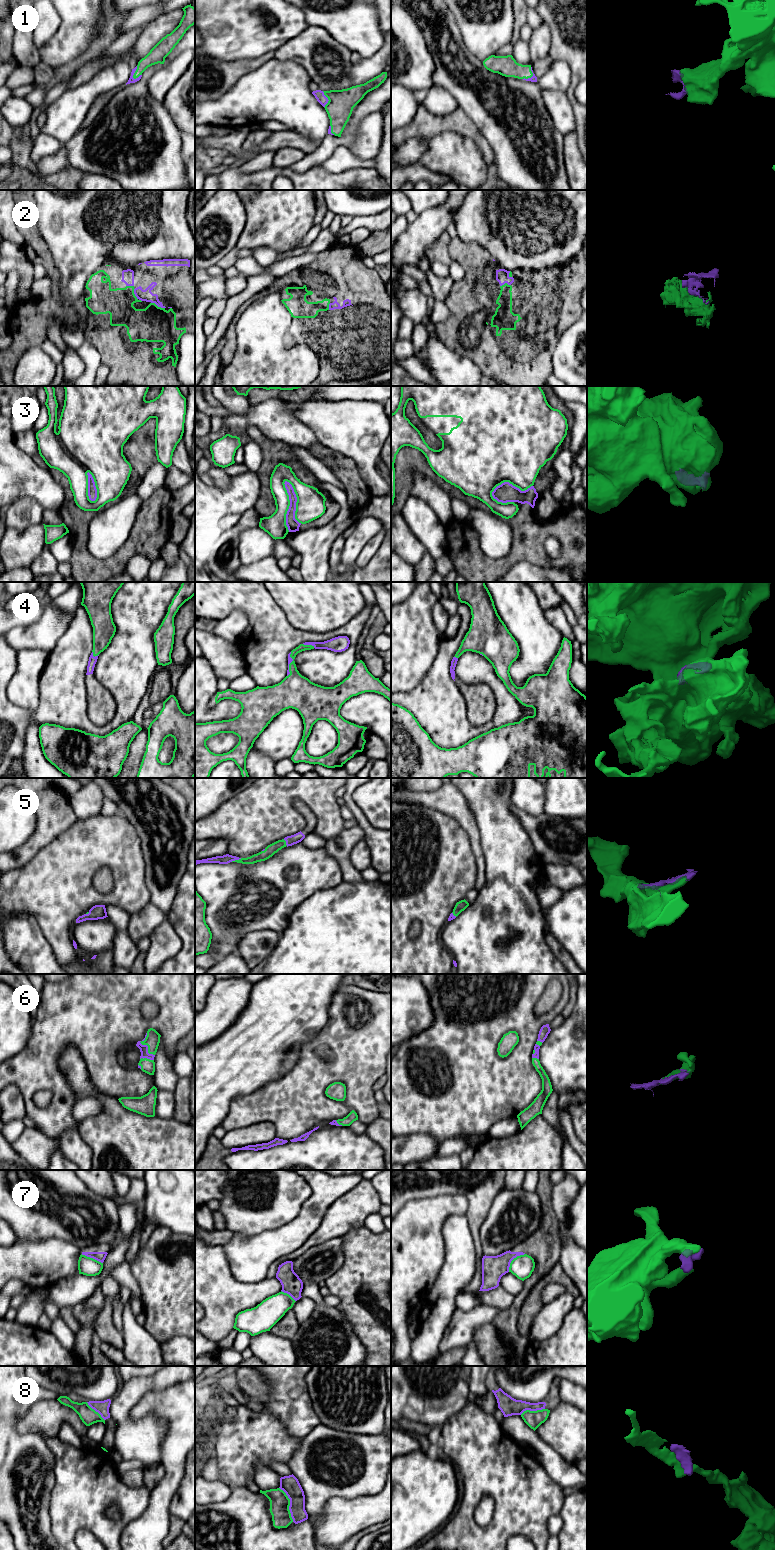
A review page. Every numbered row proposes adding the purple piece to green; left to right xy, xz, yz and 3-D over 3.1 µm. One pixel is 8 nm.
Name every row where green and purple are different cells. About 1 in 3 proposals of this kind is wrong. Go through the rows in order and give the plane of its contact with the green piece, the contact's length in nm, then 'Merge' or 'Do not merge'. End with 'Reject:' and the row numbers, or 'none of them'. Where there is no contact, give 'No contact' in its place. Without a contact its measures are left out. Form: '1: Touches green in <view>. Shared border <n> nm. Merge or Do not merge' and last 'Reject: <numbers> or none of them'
1: Touches green in xy. Shared border 110 nm. Merge
2: Touches green in xy. Shared border 120 nm. Merge
3: Touches green in xz. Shared border 420 nm. Do not merge
4: Touches green in xz. Shared border 100 nm. Merge
5: Touches green in xz. Shared border 90 nm. Merge
6: Touches green in xy. Shared border 200 nm. Merge
7: Touches green in yz. Shared border 200 nm. Do not merge
8: Touches green in xz. Shared border 300 nm. Do not merge
Reject: 3, 7, 8

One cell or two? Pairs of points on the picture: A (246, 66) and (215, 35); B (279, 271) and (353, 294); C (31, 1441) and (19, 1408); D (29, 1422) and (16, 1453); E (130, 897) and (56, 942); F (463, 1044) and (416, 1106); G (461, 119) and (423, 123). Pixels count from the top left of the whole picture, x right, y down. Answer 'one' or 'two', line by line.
A: two
B: two
C: one
D: two
E: one
F: one
G: one

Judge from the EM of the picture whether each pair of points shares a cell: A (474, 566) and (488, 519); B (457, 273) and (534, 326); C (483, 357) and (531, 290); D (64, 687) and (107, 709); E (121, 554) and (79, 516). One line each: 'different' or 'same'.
A: different
B: different
C: same
D: different
E: same

